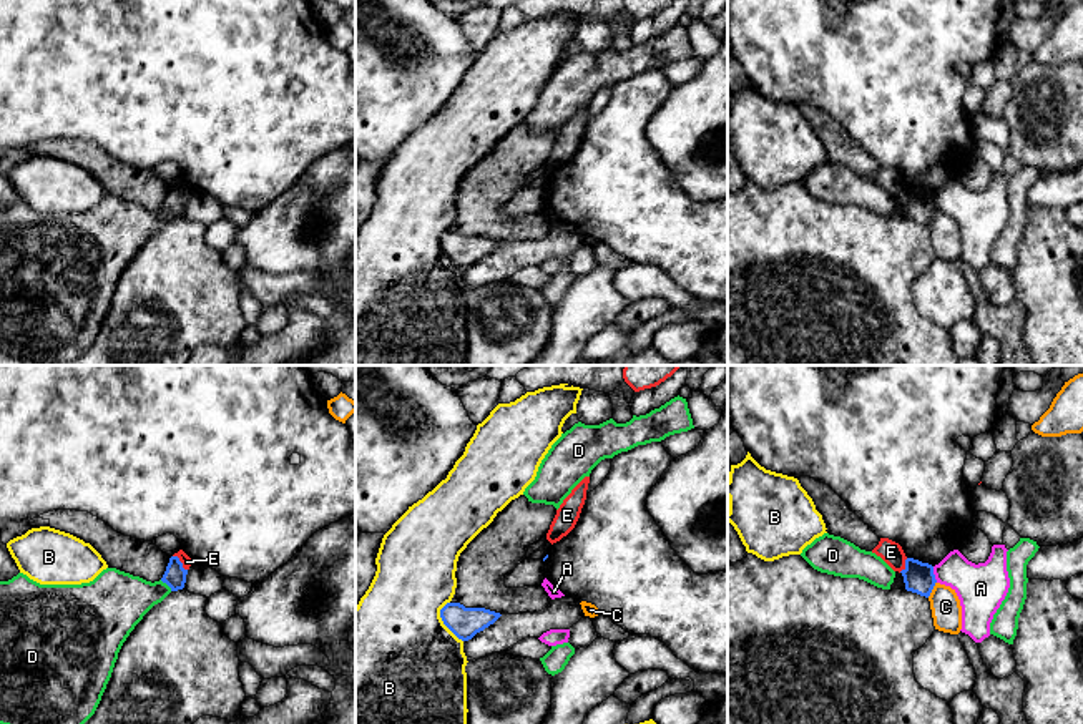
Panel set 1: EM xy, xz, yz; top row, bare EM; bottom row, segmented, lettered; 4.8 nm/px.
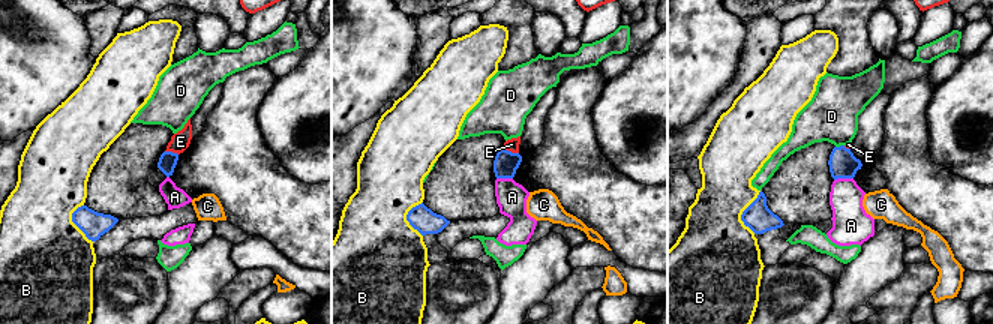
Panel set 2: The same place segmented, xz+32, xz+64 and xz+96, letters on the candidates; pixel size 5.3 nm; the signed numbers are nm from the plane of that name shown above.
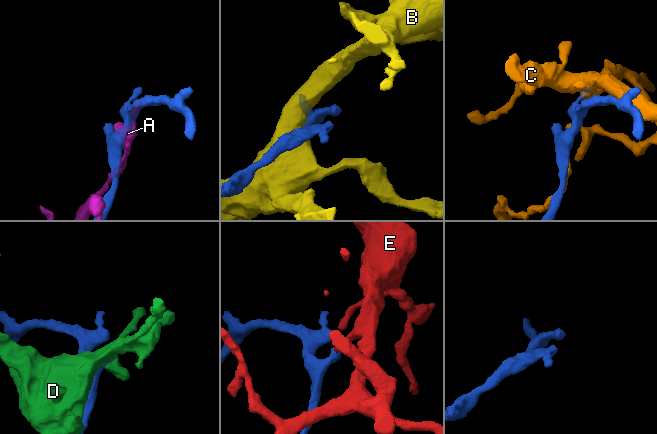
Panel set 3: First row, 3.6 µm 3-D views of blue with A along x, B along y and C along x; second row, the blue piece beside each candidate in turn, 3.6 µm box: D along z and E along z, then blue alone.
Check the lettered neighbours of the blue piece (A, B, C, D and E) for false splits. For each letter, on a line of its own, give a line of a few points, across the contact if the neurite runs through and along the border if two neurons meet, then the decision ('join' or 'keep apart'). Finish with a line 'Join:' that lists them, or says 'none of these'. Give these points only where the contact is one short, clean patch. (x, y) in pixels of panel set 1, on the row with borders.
A: keep apart
B: keep apart
C: keep apart
D: keep apart
E: keep apart
Join: none of these

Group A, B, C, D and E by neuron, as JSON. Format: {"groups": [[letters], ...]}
{"groups": [["A"], ["B"], ["C"], ["D"], ["E"]]}

